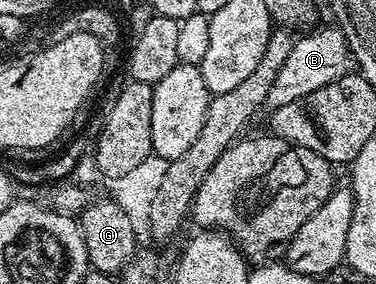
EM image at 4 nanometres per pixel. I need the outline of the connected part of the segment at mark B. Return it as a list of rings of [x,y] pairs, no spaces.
[[[336,25],[311,30],[297,36],[292,45],[292,53],[288,53],[280,73],[276,73],[276,81],[272,81],[272,89],[268,89],[265,110],[267,112],[280,109],[280,105],[292,105],[300,101],[300,97],[309,97],[316,89],[324,89],[332,81],[347,74],[346,62],[351,62],[350,47],[346,44],[344,33]]]

